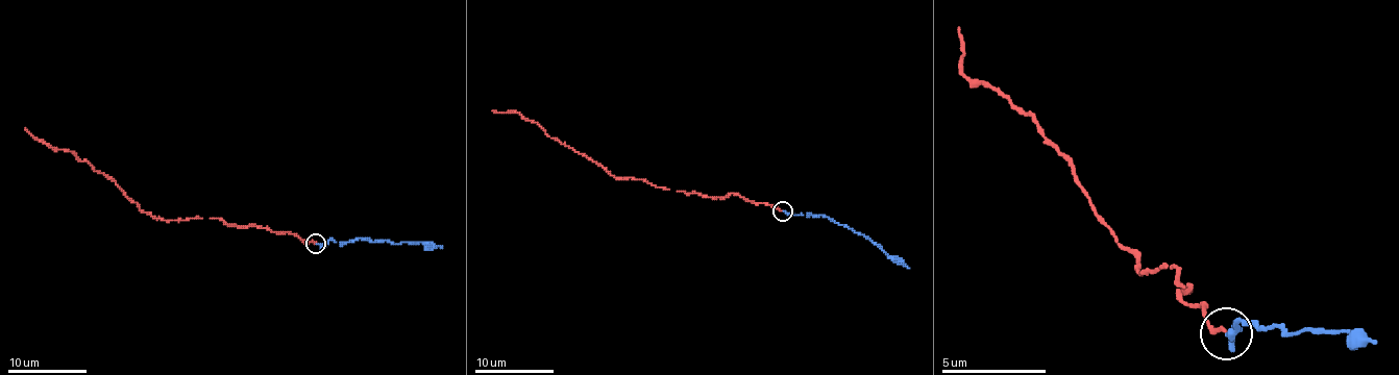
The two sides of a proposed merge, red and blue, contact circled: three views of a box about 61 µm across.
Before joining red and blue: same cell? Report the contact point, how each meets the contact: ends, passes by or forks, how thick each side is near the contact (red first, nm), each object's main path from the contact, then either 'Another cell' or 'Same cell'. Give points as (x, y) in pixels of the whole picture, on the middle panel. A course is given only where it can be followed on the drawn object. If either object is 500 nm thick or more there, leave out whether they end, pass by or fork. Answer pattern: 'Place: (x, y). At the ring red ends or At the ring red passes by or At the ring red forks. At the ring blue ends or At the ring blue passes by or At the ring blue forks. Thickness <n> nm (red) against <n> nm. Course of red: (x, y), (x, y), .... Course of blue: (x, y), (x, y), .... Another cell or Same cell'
Place: (783, 211). At the ring red ends. At the ring blue passes by. Thickness 150 nm (red) against 160 nm. Course of red: (783, 210), (745, 201), (734, 193), (703, 197), (656, 188), (641, 179), (614, 177), (518, 113), (492, 110). Course of blue: (783, 210), (829, 217), (867, 236), (909, 268). Same cell

